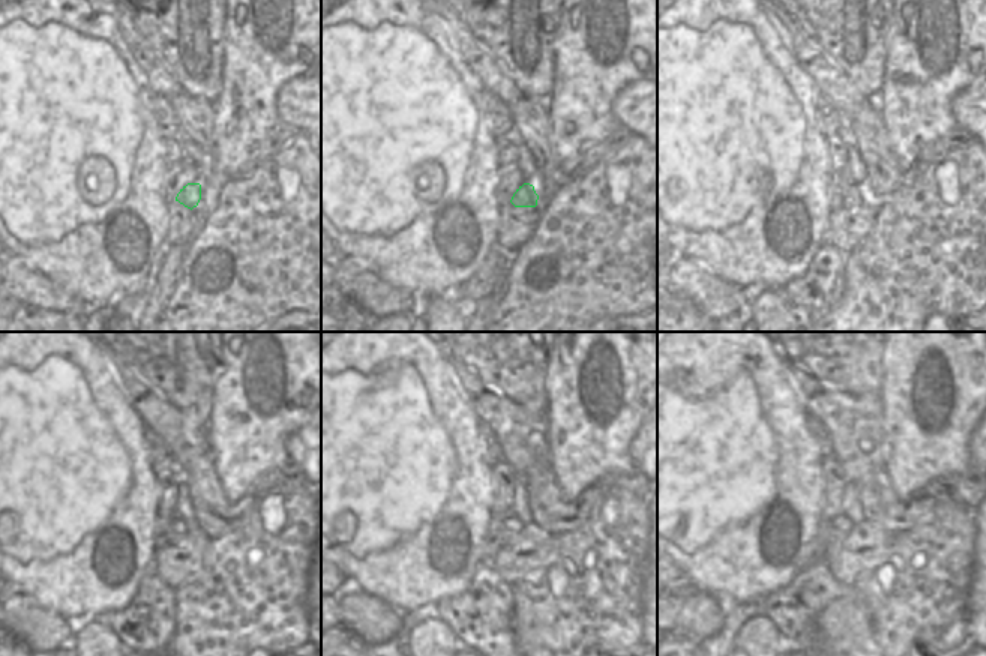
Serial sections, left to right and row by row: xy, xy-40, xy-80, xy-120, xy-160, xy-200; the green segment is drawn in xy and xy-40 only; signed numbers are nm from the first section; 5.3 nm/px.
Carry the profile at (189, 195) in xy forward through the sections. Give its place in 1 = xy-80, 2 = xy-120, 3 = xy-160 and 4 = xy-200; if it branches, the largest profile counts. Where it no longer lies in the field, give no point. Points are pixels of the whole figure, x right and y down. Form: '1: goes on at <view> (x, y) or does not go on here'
1: goes on at xy-80 (856, 195)
2: goes on at xy-120 (179, 529)
3: goes on at xy-160 (512, 526)
4: goes on at xy-200 (841, 526)

